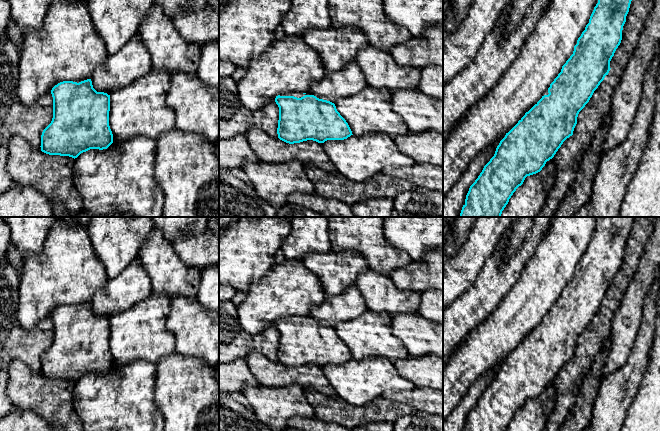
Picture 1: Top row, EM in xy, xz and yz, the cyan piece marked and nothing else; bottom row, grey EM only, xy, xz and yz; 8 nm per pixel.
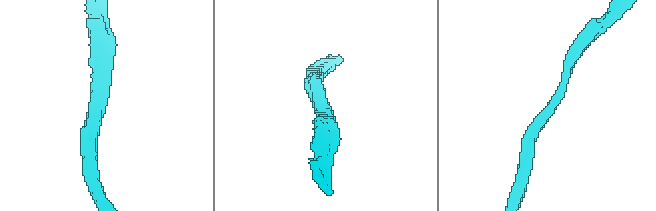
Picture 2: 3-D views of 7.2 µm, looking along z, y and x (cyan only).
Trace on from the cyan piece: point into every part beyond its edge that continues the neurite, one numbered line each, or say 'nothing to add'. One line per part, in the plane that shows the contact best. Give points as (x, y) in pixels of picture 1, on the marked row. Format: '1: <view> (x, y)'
1: xz (298, 95)

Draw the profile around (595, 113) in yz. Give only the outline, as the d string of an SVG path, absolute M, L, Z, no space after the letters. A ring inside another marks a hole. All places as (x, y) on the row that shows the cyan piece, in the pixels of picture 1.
M607 76L594 91L589 102L579 112L573 135L563 142L553 157L556 166L554 197L560 197L566 193L595 132L608 119L611 110L612 89L606 84Z

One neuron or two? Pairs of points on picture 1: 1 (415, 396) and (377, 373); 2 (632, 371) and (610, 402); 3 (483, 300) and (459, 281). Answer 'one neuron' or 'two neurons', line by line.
1: two neurons
2: one neuron
3: two neurons

